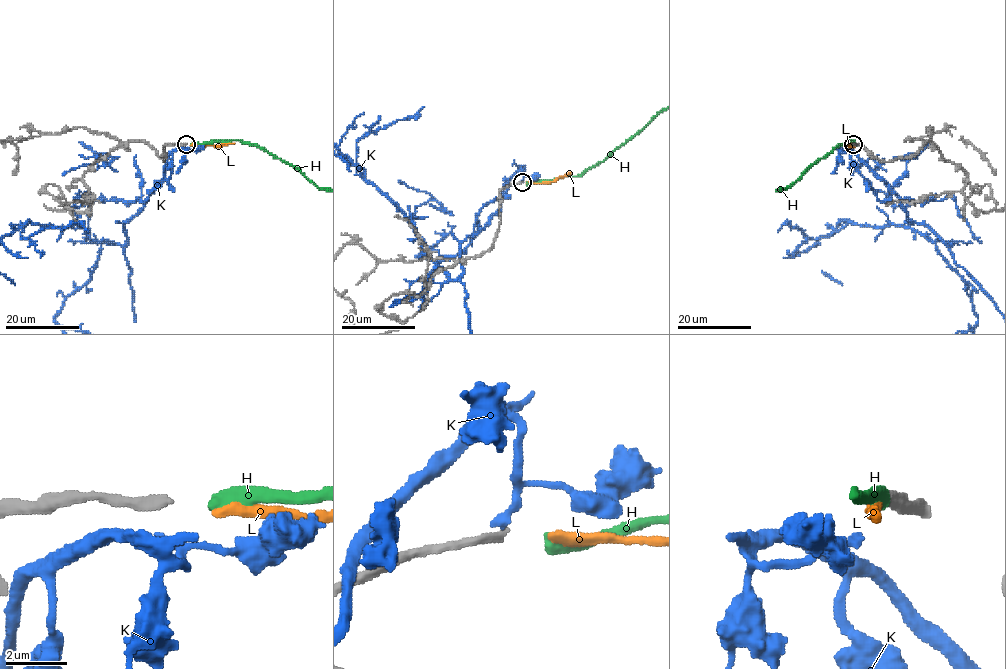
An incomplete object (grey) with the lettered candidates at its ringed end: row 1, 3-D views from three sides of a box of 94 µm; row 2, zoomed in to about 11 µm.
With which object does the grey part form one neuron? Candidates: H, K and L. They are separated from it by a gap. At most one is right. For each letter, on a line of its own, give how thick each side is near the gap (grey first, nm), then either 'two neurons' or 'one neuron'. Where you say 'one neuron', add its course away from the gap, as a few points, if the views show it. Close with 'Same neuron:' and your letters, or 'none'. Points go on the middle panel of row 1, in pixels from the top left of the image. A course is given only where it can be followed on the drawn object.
H: 260/400 nm | two neurons
K: 260/300 nm | two neurons
L: 260/360 nm | two neurons
Same neuron: none

